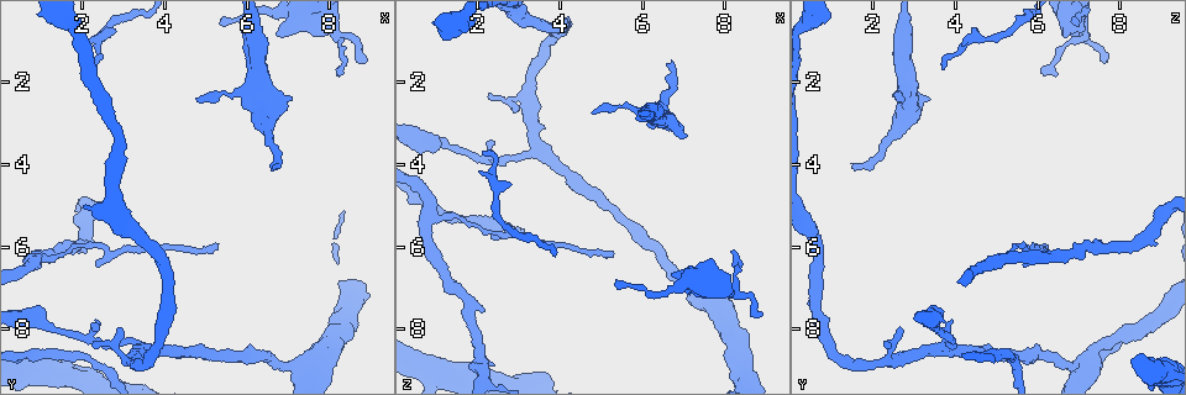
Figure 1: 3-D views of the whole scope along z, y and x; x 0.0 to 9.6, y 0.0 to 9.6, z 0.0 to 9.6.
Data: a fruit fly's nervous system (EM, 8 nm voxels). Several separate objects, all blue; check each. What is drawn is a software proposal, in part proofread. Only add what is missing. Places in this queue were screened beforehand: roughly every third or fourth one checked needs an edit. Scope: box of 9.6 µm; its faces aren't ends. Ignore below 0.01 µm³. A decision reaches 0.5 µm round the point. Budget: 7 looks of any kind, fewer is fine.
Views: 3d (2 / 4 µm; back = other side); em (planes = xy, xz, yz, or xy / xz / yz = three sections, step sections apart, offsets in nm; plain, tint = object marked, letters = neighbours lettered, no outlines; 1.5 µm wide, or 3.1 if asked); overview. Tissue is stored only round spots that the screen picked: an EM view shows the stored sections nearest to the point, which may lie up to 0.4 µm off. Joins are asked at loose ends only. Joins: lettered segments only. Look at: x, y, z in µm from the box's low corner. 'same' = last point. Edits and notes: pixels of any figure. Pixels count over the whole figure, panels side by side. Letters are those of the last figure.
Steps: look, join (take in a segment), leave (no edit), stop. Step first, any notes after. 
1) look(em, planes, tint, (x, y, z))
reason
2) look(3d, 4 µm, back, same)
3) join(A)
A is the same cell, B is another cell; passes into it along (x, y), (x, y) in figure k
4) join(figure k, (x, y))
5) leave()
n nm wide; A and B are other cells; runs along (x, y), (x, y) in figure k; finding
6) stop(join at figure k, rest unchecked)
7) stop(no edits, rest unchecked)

look(3d, 2 µm, (8.20, 1.75, 6.05))
thin end

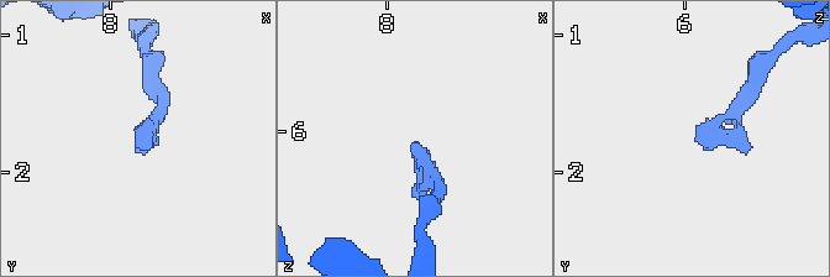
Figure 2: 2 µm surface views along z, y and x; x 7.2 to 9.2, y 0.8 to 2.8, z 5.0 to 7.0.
look(em, planes, letters, (8.18, 1.76, 6.06))

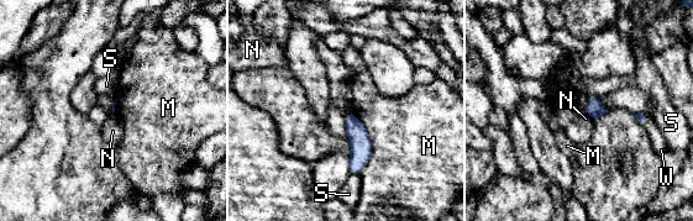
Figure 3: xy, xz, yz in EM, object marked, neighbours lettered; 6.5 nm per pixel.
join(W)
W is the same cell, M, N and S are other cells; passes into it along (642, 119), (647, 121), (659, 143) in figure 3; the neuron continues

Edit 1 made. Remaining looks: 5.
look(em, planes, letters, (8.85, 1.45, 7.55))
tapers out

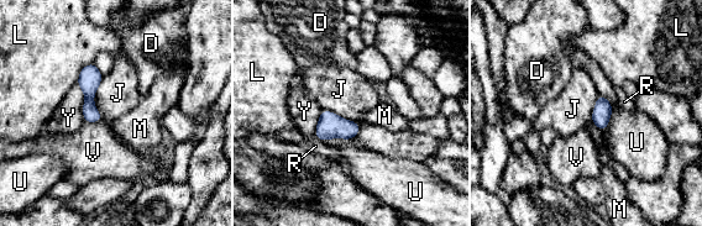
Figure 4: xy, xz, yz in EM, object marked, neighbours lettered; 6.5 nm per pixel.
leave()
100 nm wide; D, J, L, M, R, U, V and Y are other cells; border along (103, 75), (94, 96), (100, 120) in figure 4; no lettered segment goes on from it

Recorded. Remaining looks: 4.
look(em, xz, step 8, tint, (4.85, 2.45, 2.80))
an open end

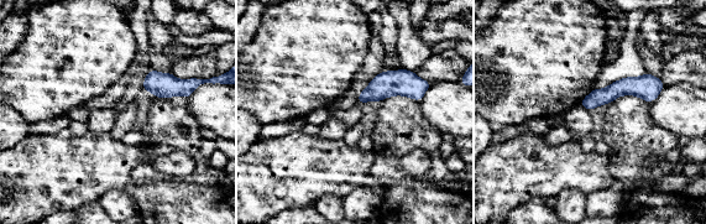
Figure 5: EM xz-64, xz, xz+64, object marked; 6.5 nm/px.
look(em, planes, letters, same)
cut it another way

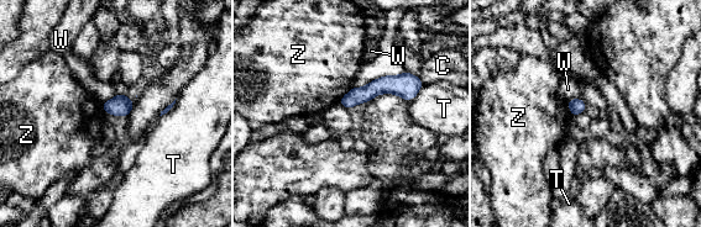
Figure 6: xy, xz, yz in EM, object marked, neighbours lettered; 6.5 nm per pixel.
leave()
C, T, W and Z are other cells; runs along (418, 82), (380, 85), (343, 101) in figure 6; no lettered segment goes on from it

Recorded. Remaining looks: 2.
stop(join at figure 3, rest unchecked)

